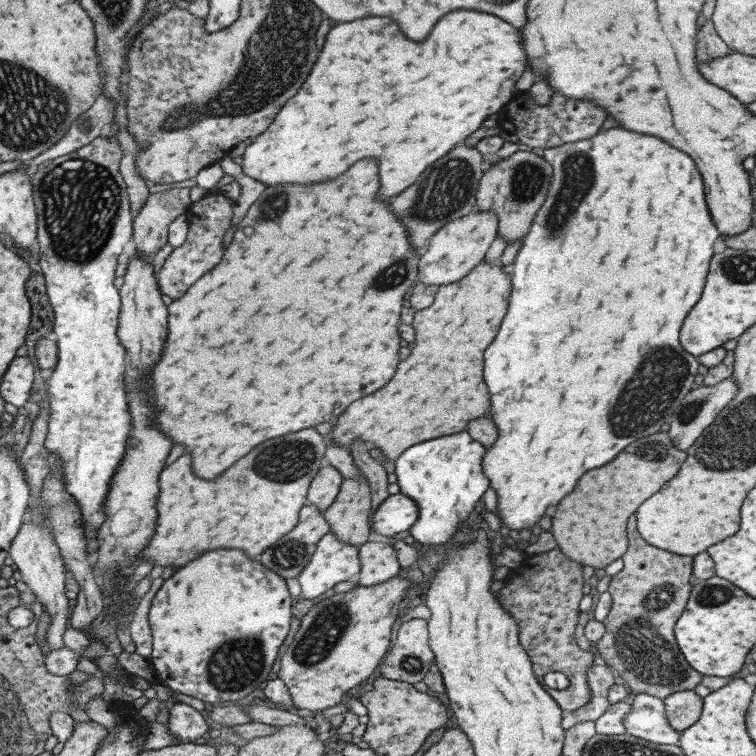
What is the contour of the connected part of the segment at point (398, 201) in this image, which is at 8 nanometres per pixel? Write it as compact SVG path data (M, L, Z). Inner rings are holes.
M466 144L452 148L446 156L433 162L424 170L424 174L408 186L402 194L392 198L392 208L404 222L408 230L412 230L410 242L417 251L426 244L426 240L447 222L452 222L455 218L466 216L476 206L477 187L481 182L483 175L483 155L476 150L476 147L470 148Z

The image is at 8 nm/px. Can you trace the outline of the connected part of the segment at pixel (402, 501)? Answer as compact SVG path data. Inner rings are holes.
M405 494L389 495L372 515L371 529L382 536L410 530L419 517L418 505Z

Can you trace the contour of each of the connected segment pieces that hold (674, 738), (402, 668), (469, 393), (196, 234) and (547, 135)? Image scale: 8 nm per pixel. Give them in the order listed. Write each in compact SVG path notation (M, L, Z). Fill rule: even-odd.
M646 693L633 695L631 709L623 725L627 734L654 744L679 743L680 733L670 726L663 699Z
M412 618L402 623L396 643L379 665L381 677L410 684L423 680L435 662L428 638L426 620Z
M479 262L466 276L458 282L440 285L436 291L434 302L422 310L416 310L414 330L416 344L410 356L398 364L398 374L388 382L388 386L376 390L374 394L360 398L348 406L346 414L340 416L338 424L334 420L333 429L326 440L344 445L350 450L354 438L360 438L371 448L380 448L388 460L395 460L411 446L426 442L440 435L452 435L466 430L472 418L480 418L490 408L488 388L482 376L482 356L490 342L496 338L498 326L508 308L510 296L510 269L501 262Z
M208 193L199 202L191 203L188 208L190 223L186 240L182 246L172 250L172 254L168 256L157 274L159 291L168 301L182 298L186 294L186 290L200 276L204 276L208 270L212 270L220 262L220 258L224 254L222 242L224 242L226 230L231 227L233 206L234 201L223 193Z
M529 91L519 92L497 113L501 130L516 135L522 143L532 149L540 148L543 151L596 136L606 118L605 110L598 105L590 101L571 99L556 91L552 94L550 103L544 106L538 105Z

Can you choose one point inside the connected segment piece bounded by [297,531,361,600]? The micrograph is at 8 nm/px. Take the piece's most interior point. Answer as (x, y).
(333, 561)

